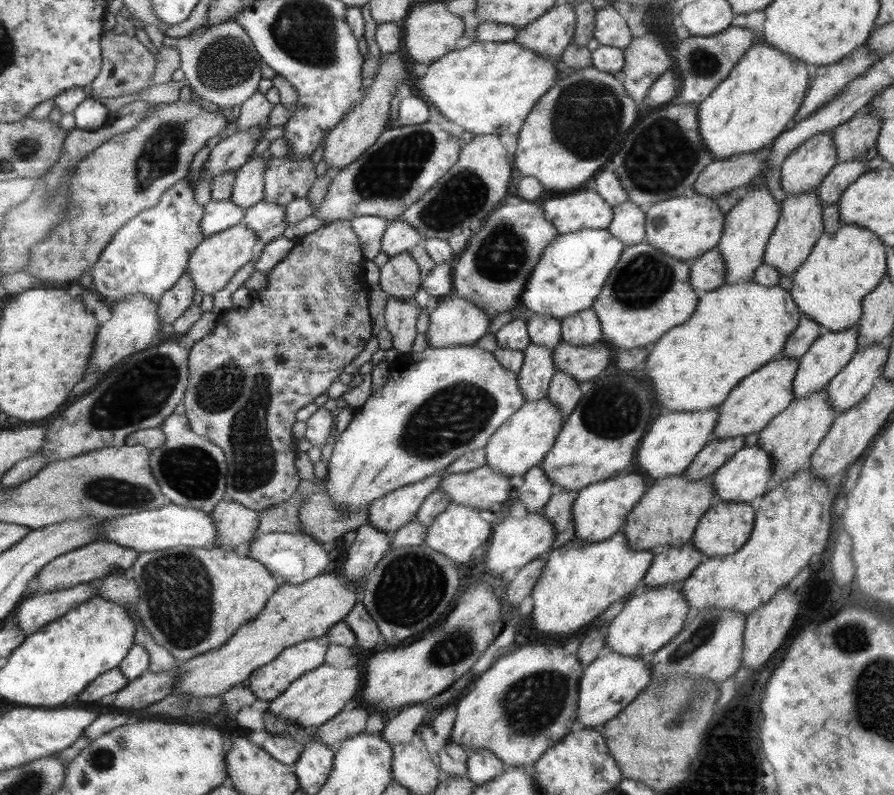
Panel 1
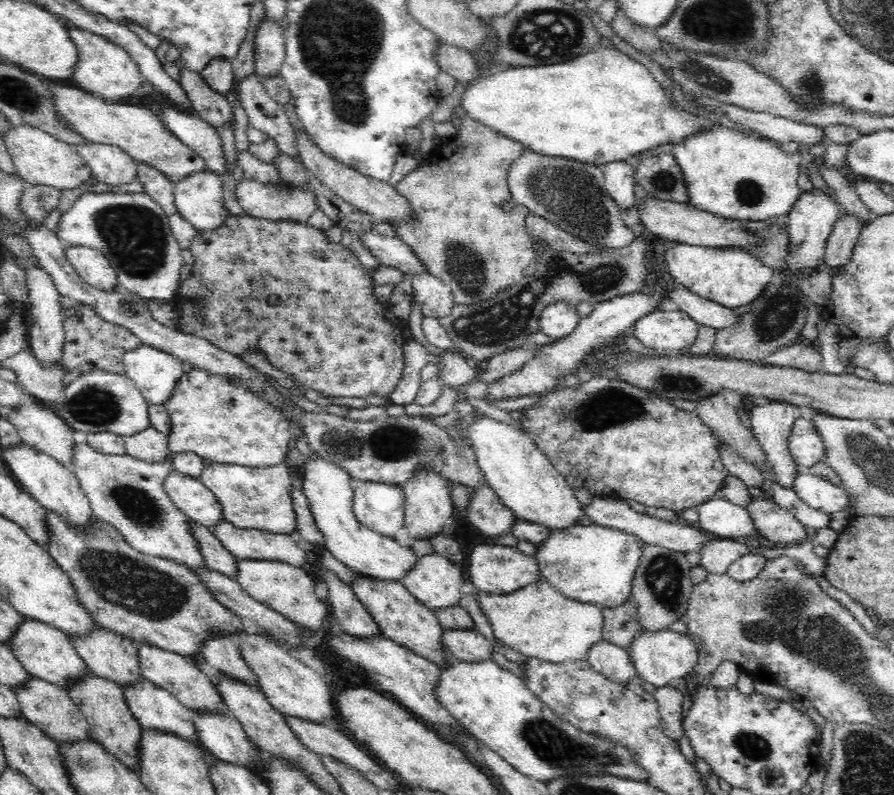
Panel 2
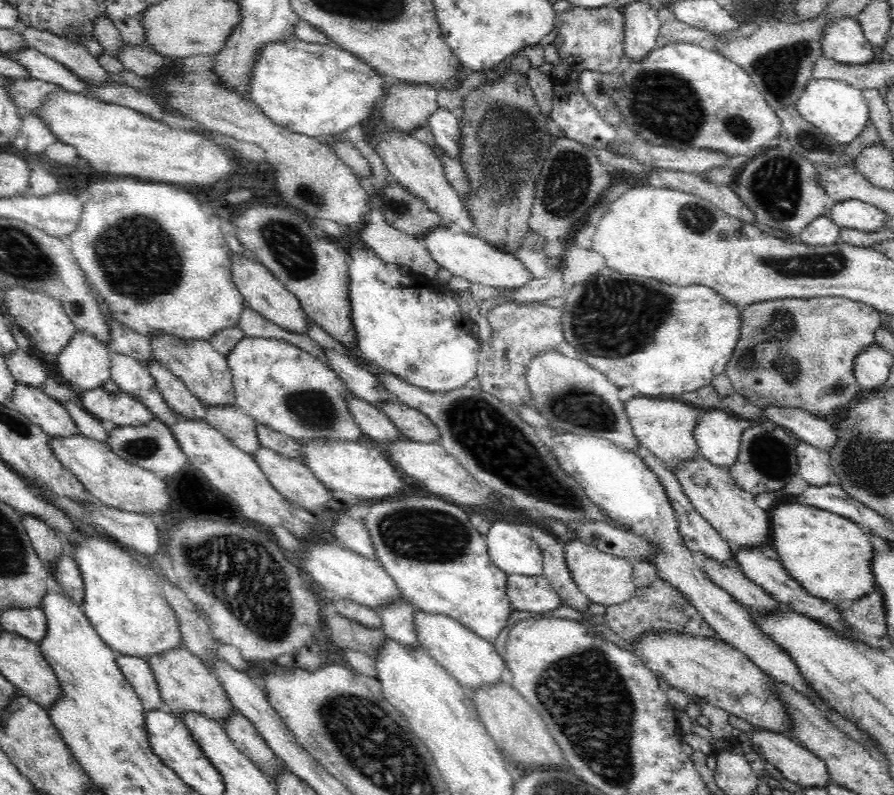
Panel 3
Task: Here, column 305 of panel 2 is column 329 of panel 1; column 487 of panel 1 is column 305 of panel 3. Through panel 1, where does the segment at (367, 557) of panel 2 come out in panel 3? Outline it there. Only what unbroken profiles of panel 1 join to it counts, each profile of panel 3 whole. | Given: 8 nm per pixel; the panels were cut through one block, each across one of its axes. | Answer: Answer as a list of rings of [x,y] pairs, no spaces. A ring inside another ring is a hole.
[[[247,336],[237,342],[234,350],[230,350],[226,358],[233,376],[236,405],[254,418],[257,424],[292,437],[297,443],[314,442],[320,438],[326,442],[336,442],[336,440],[356,442],[362,438],[362,429],[356,423],[354,415],[350,413],[346,401],[346,396],[351,390],[325,360],[280,339]]]

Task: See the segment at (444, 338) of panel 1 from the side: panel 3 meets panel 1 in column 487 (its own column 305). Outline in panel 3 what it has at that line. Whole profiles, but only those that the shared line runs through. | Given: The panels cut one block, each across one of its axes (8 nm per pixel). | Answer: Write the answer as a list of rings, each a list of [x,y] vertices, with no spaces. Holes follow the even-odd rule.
[[[232,252],[233,282],[242,293],[248,307],[288,332],[306,333],[312,320],[306,316],[298,297],[290,293],[262,263],[250,261],[242,254]]]

